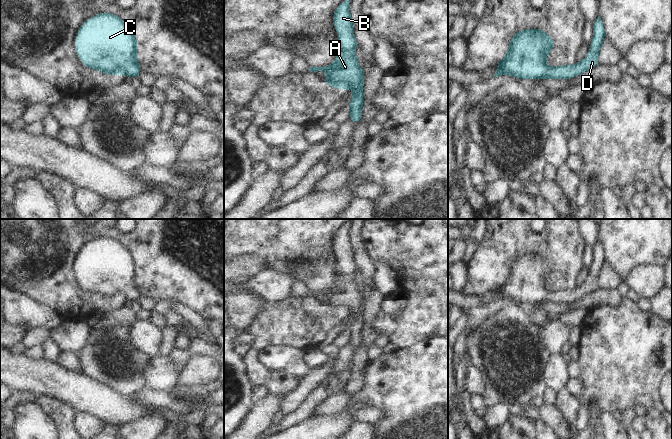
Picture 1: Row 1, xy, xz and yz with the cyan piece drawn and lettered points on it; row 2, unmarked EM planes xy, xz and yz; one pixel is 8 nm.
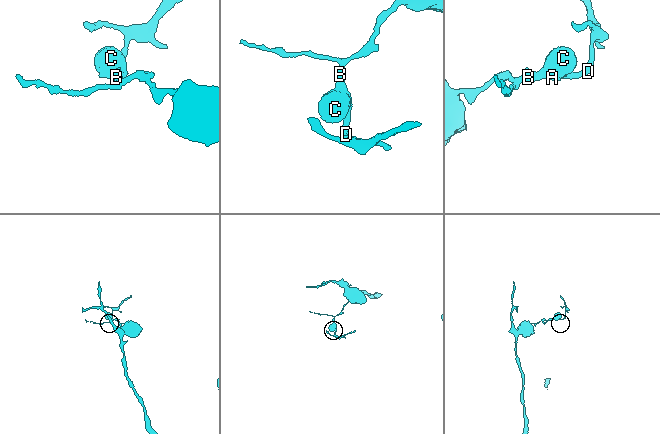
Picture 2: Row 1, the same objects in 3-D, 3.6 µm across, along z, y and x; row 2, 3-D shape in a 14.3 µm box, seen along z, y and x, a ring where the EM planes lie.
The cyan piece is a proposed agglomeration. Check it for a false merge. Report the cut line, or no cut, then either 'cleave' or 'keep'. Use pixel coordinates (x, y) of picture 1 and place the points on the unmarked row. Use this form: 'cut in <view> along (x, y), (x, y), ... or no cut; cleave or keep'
no cut; keep

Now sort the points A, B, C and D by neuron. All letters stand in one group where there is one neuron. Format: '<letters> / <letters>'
A B C D

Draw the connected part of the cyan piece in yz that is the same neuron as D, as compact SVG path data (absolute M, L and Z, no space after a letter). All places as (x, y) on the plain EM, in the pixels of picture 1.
M598 240L593 248L593 264L586 282L582 285L578 285L575 289L549 291L545 288L545 284L547 279L554 272L554 264L546 256L539 253L520 254L516 256L510 264L508 275L503 284L495 290L497 296L494 298L494 301L499 299L512 299L518 303L572 303L584 295L599 289L598 278L604 262L605 254L603 246L600 240Z

